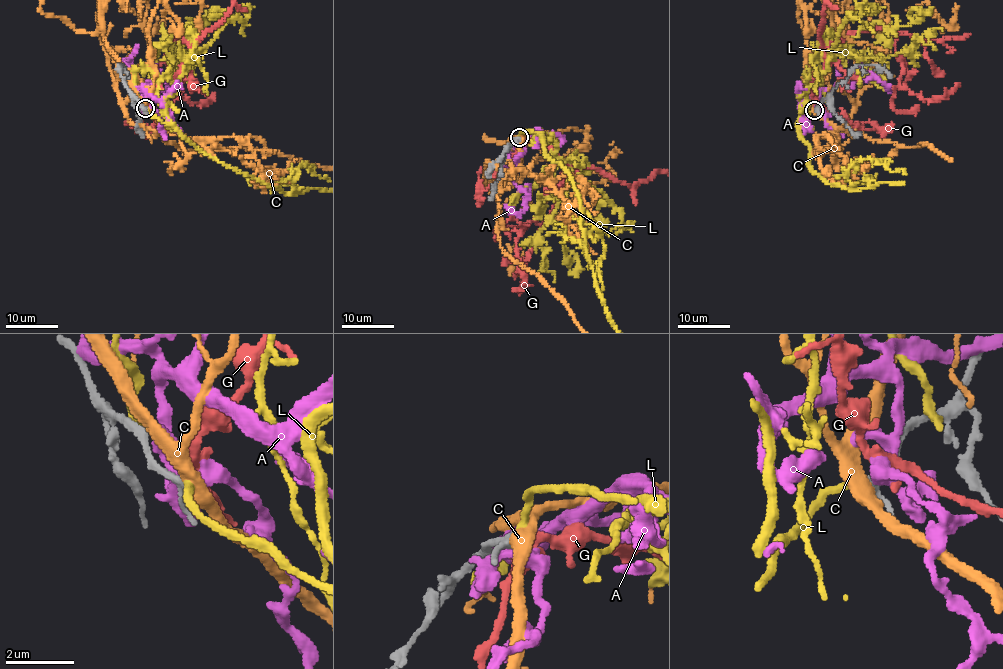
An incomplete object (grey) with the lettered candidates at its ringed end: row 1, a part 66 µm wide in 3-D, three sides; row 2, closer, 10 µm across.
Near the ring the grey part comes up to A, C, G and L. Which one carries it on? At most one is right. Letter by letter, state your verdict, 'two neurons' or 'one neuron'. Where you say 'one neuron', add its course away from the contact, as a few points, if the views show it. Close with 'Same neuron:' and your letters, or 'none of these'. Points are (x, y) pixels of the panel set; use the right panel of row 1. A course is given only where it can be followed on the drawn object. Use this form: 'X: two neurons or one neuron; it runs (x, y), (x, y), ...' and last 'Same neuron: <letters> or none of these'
A: two neurons
C: two neurons
G: two neurons
L: one neuron
Same neuron: L

